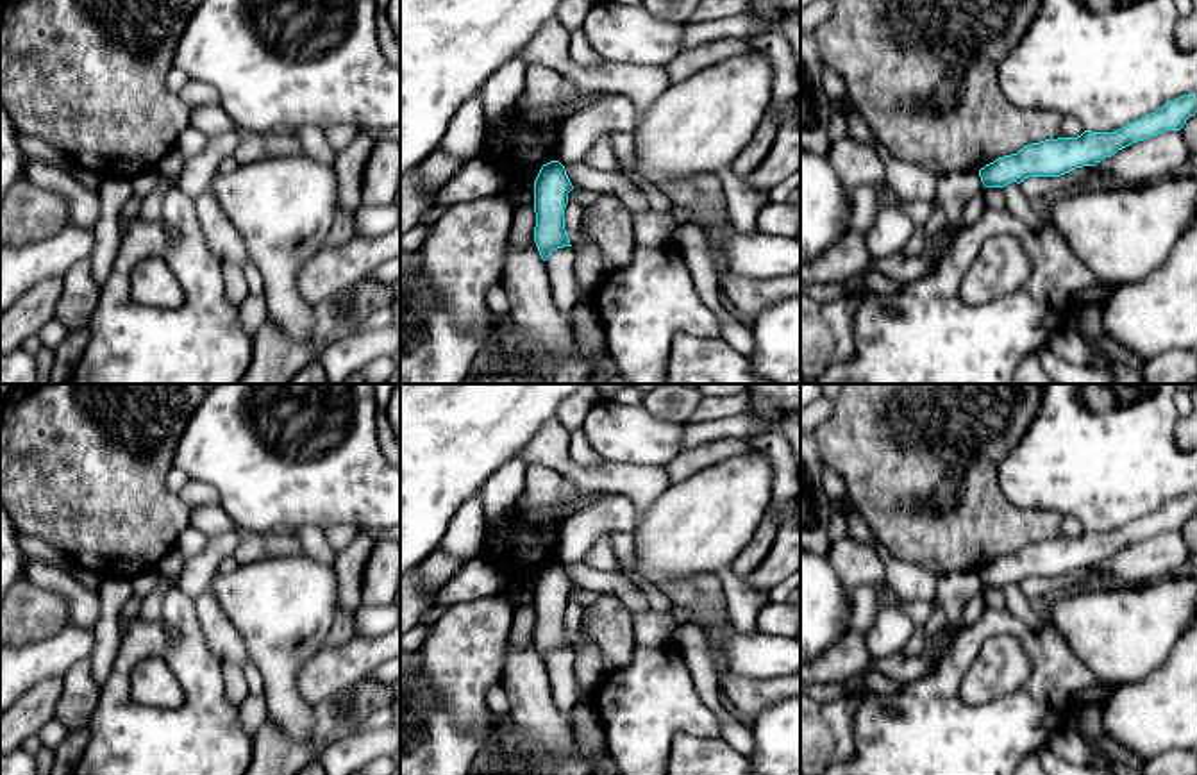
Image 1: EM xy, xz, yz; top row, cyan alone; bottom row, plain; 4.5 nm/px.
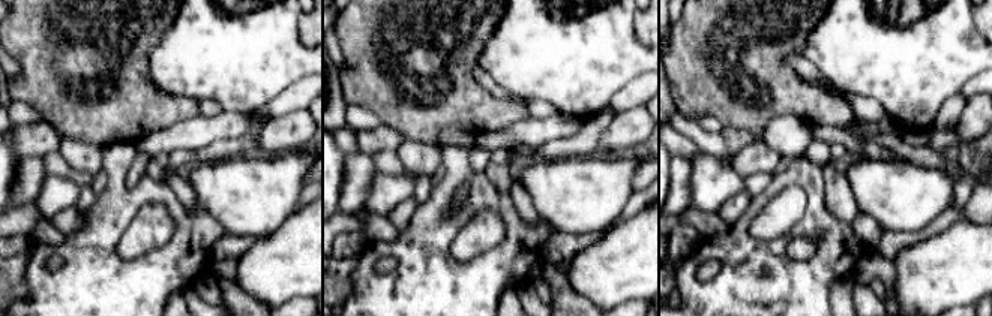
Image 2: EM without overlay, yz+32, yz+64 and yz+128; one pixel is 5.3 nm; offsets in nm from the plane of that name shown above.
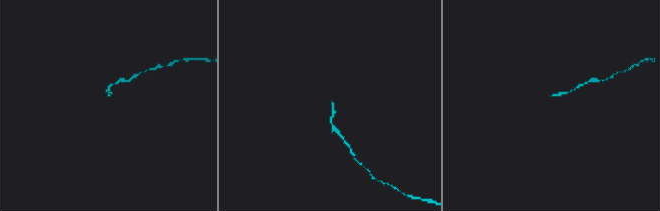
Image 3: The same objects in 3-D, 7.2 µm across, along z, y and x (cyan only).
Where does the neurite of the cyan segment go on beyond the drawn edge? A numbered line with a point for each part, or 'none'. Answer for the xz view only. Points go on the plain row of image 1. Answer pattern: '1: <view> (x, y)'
none

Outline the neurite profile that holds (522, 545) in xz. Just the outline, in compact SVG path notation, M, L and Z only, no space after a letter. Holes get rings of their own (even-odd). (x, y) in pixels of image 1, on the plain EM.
M513 509L481 555L500 568L507 586L534 582L541 566L550 562L550 541L561 521L557 511L516 512Z

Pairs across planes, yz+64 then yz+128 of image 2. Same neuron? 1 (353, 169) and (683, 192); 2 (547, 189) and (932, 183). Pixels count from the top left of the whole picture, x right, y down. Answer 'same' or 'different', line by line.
1: same
2: same

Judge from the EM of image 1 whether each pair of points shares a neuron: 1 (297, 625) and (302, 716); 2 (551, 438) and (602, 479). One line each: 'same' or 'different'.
1: same
2: same

